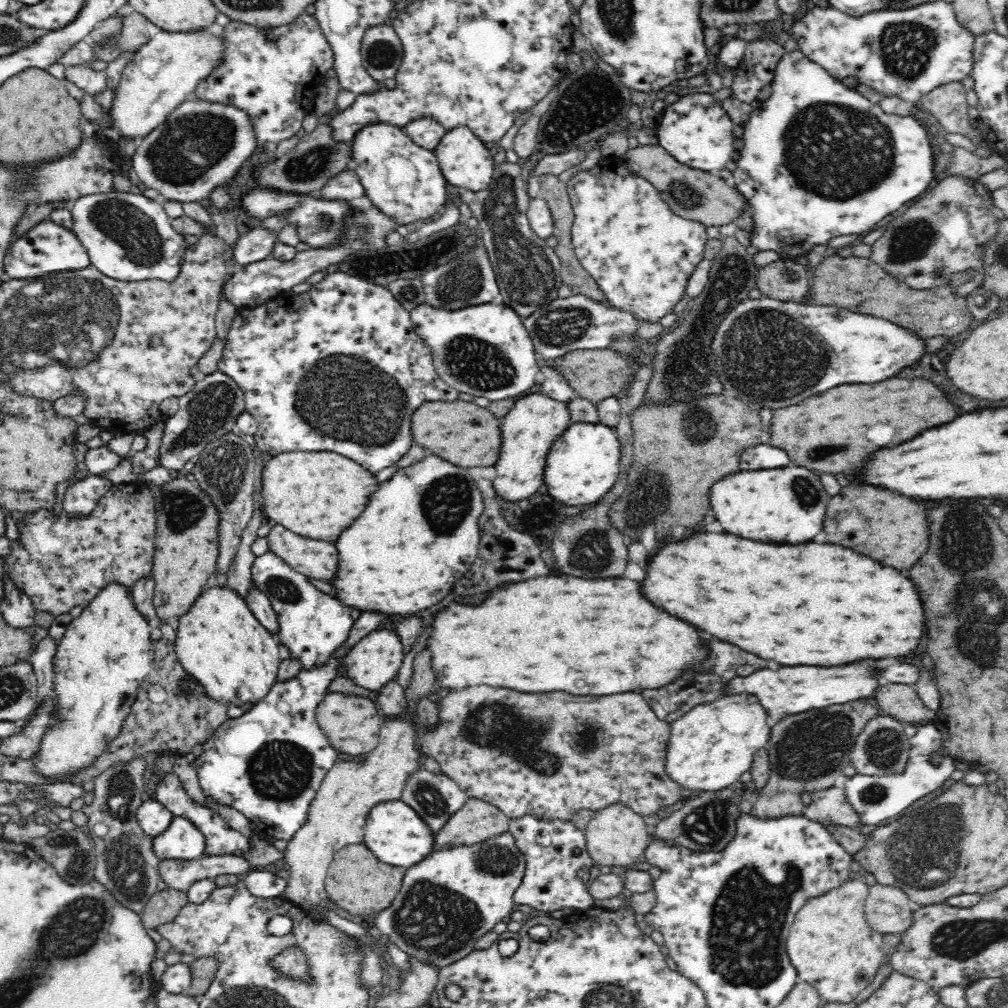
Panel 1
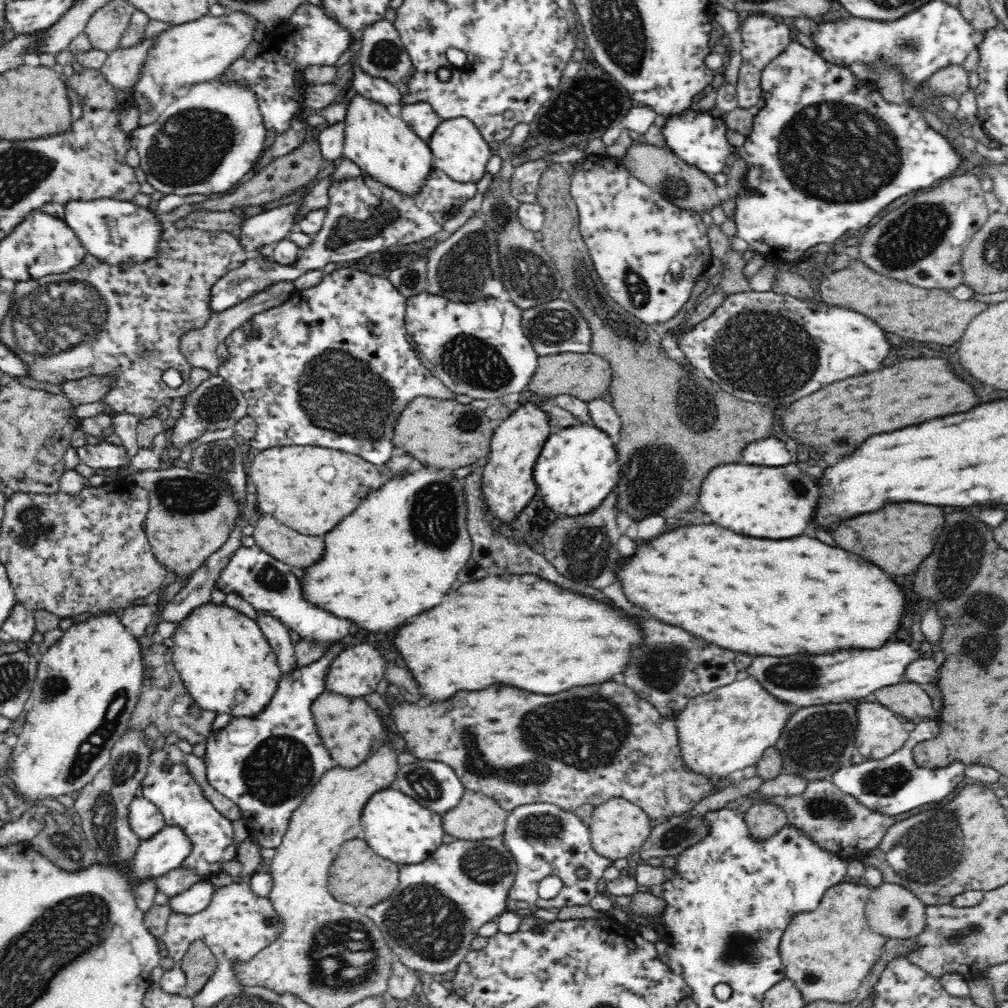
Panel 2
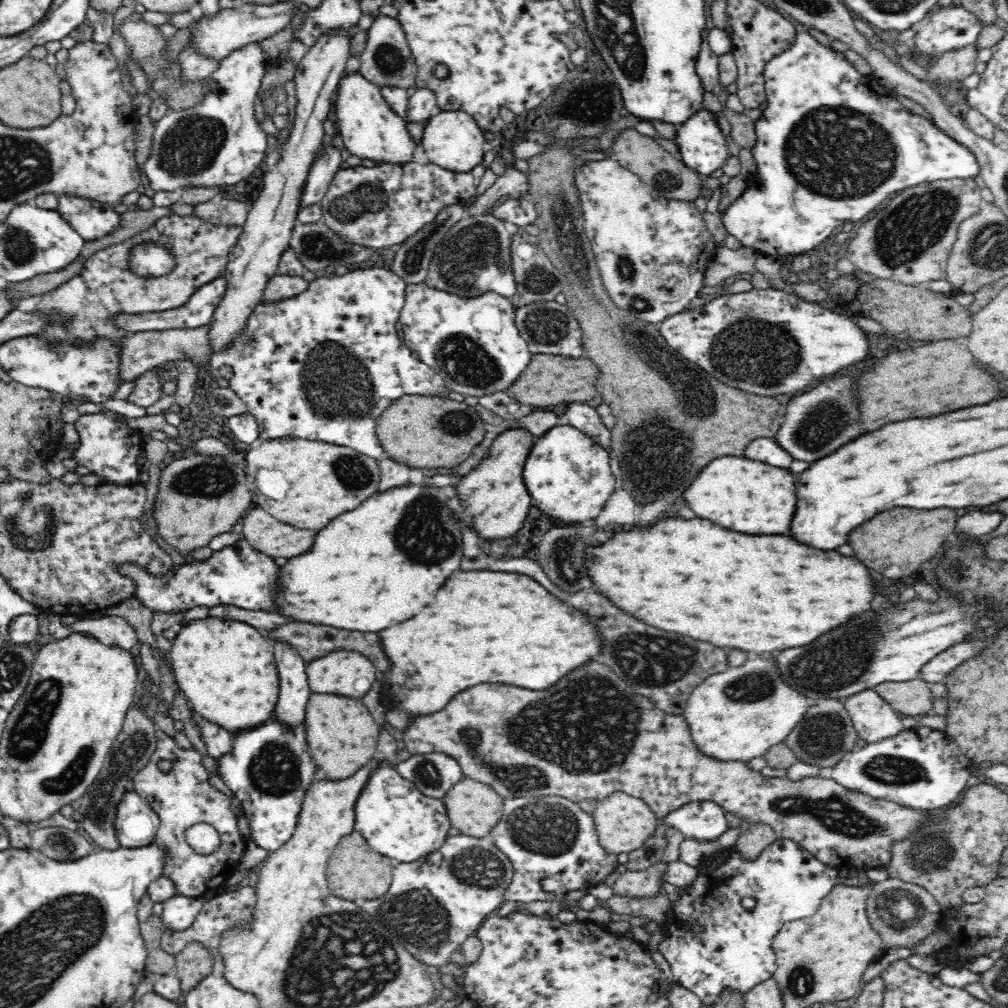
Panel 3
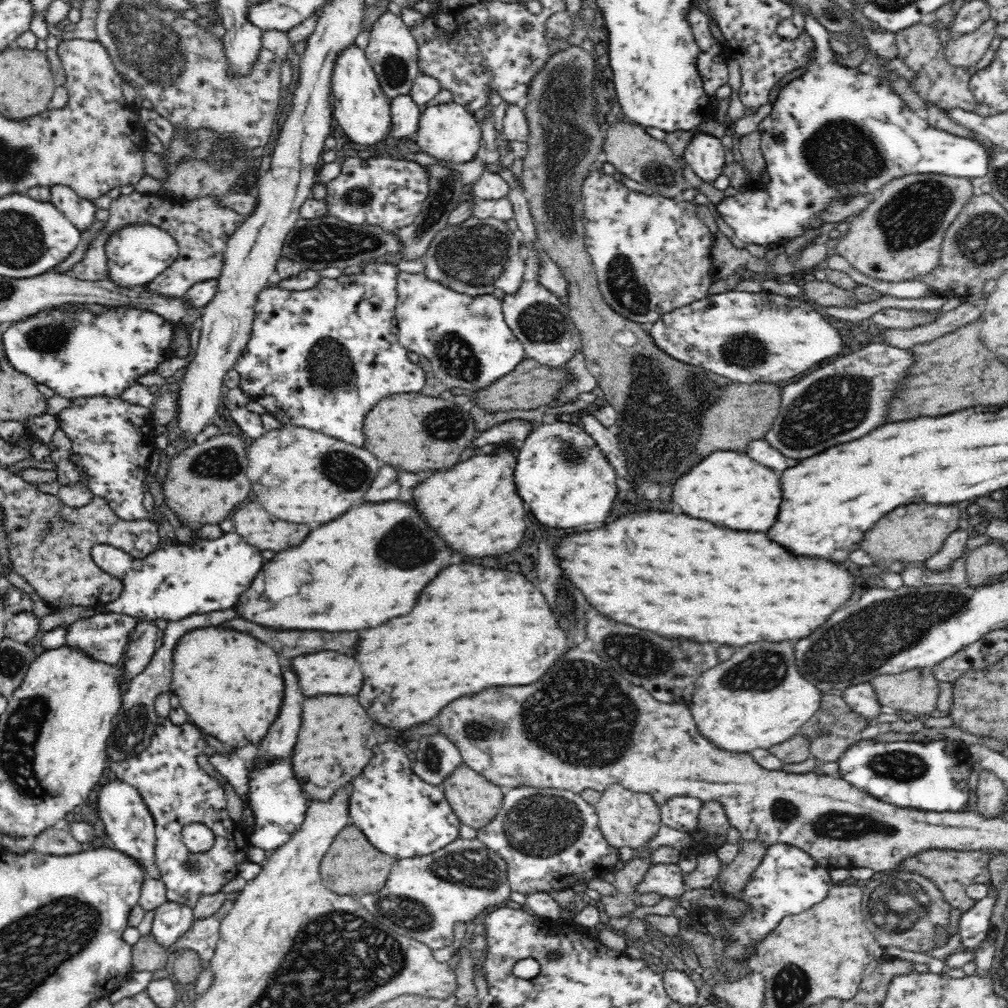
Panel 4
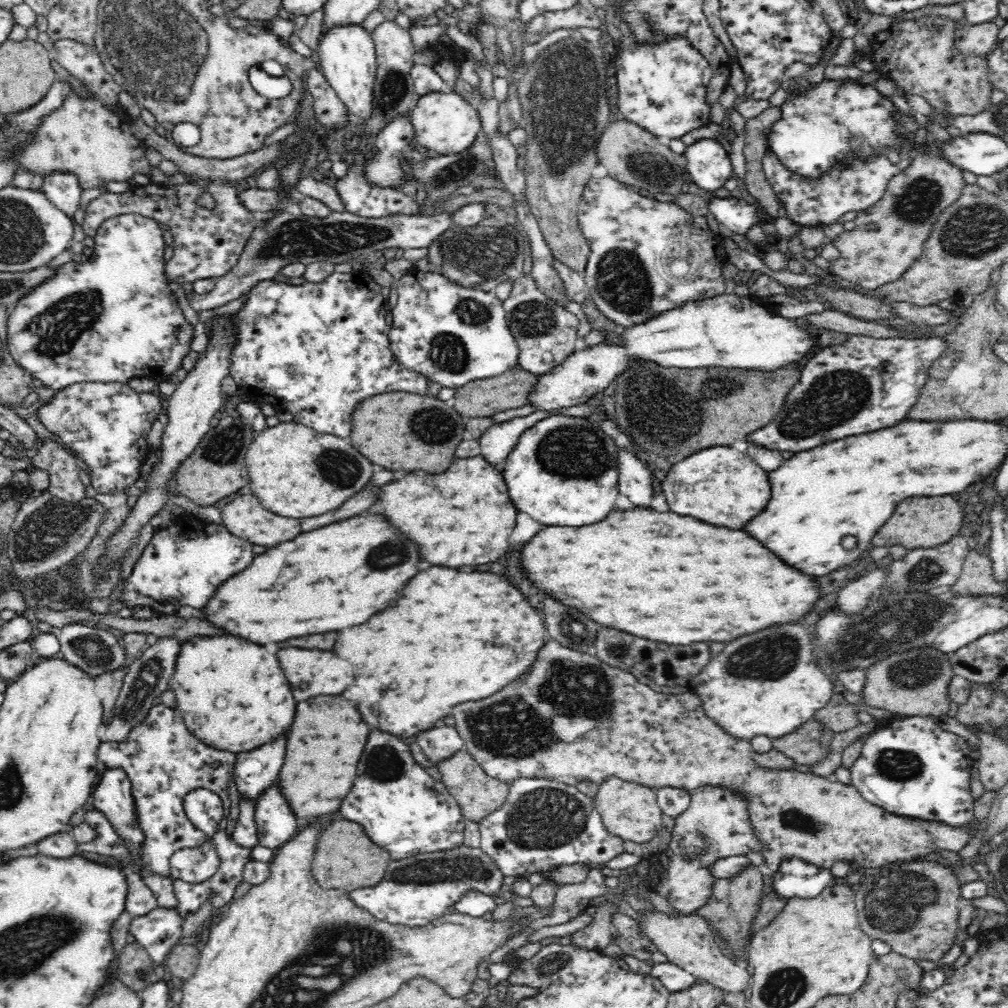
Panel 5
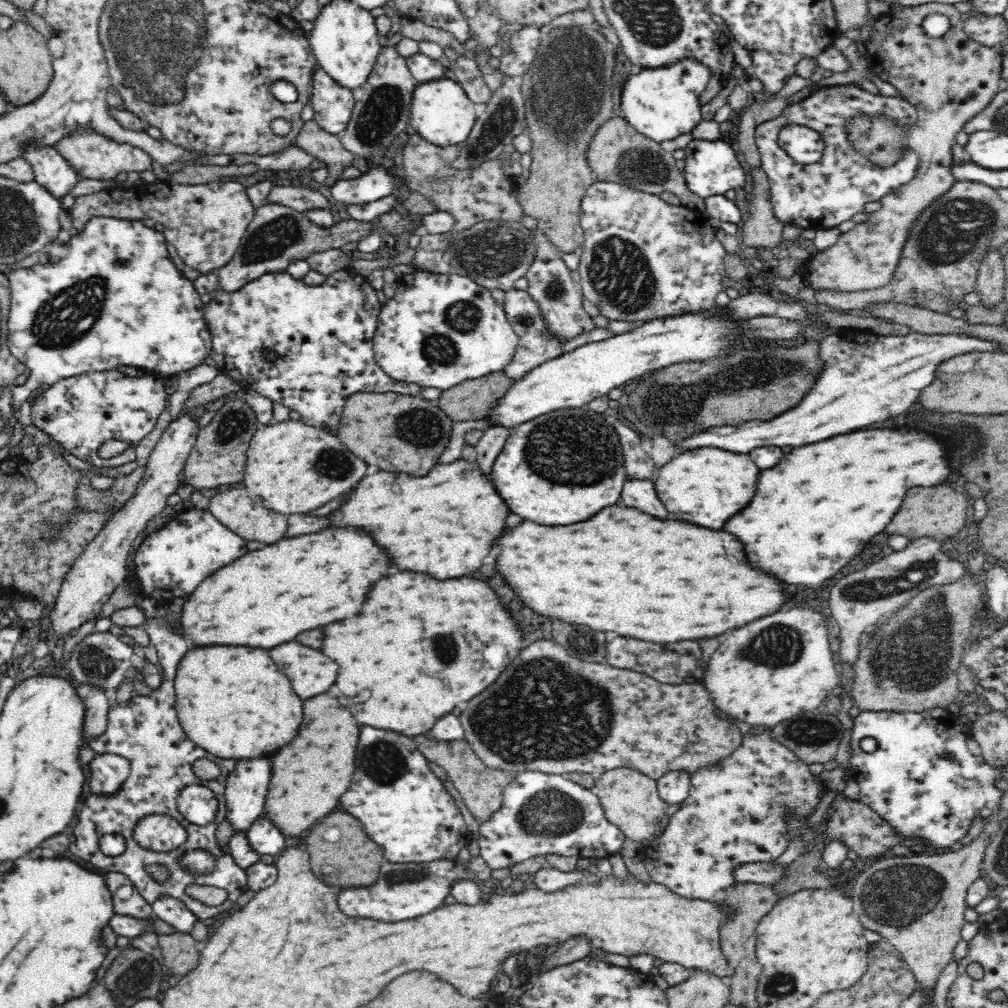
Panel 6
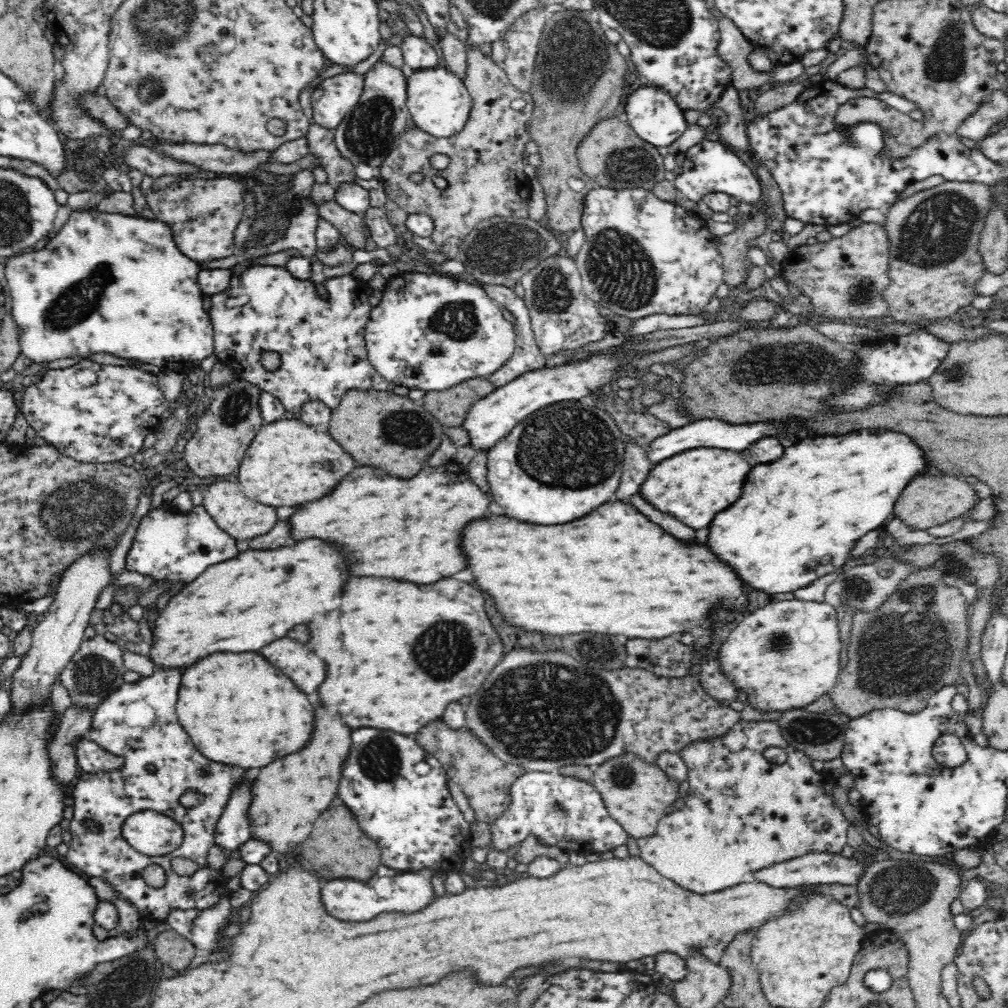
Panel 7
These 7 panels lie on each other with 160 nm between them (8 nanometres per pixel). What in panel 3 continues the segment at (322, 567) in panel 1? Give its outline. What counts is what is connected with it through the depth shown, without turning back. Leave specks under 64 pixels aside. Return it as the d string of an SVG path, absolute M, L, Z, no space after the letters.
M255 505L243 516L243 536L256 549L273 559L294 558L308 552L314 544L314 530L298 530L278 522Z

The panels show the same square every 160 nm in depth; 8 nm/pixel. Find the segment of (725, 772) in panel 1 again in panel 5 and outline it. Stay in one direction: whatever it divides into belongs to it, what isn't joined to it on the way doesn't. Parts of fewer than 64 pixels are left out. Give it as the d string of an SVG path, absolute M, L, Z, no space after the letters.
M802 622L742 636L726 644L724 652L710 660L710 664L696 676L694 684L707 718L714 720L734 739L746 741L751 741L754 736L764 735L772 740L793 733L813 719L815 712L824 708L834 694L833 679L826 676L814 660L810 634L804 632Z

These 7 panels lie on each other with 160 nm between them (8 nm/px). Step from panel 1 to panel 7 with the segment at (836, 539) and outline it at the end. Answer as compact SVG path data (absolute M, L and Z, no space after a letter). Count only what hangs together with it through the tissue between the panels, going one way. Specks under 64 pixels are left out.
M916 476L894 506L894 514L912 530L927 530L957 517L966 518L978 502L976 491L958 476Z

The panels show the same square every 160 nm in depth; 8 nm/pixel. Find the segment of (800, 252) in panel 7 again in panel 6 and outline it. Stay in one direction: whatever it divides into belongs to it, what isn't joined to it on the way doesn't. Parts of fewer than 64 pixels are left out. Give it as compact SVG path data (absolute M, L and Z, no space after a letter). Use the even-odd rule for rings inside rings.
M930 3L905 7L902 12L888 12L874 24L865 43L868 70L880 80L893 84L898 95L916 108L919 117L907 133L903 129L894 129L892 121L886 117L856 117L847 126L849 139L863 157L883 167L896 163L901 158L902 146L909 146L907 150L918 155L918 170L910 182L900 184L879 200L879 210L842 233L832 248L820 251L810 258L803 270L799 270L806 284L813 289L854 292L888 284L918 217L934 201L950 192L958 181L951 173L954 165L950 148L964 124L985 110L999 94L1002 68L1002 47L988 48L966 37L960 16L962 13L953 5ZM929 14L948 16L951 28L946 36L929 38L924 34L922 22Z

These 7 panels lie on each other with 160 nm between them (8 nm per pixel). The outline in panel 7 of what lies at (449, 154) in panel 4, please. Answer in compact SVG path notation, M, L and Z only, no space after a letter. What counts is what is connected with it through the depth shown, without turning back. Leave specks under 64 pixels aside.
M444 67L414 71L407 77L407 108L412 123L436 138L448 138L462 132L470 118L473 101L465 84Z

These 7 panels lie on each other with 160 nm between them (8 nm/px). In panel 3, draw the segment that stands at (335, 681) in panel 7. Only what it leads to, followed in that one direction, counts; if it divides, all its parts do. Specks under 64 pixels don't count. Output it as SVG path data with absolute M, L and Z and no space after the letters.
M454 572L438 592L438 598L428 608L408 622L390 626L380 632L386 654L392 660L390 676L384 678L384 706L404 708L412 715L432 715L446 706L458 692L482 684L500 682L530 690L546 690L572 670L588 664L600 654L602 636L598 628L586 620L586 614L564 606L544 586L524 574L512 572Z

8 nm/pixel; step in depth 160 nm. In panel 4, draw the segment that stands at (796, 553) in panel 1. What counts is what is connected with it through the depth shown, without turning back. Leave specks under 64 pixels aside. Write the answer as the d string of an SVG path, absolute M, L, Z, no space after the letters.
M640 512L640 514L630 514L624 518L618 518L616 522L590 530L590 532L582 532L582 534L574 534L570 536L570 540L564 540L556 552L560 558L564 558L562 568L566 570L566 574L570 576L570 580L584 592L586 600L604 616L616 620L616 622L624 622L630 624L634 628L642 628L642 630L650 630L656 632L660 636L672 638L672 640L694 640L694 642L718 642L718 644L726 644L726 646L746 646L746 644L754 644L754 642L784 642L784 640L794 640L794 638L806 638L810 636L818 626L822 626L836 610L840 610L852 596L852 588L854 588L854 576L842 566L842 564L834 564L830 560L822 560L822 558L810 558L810 556L796 556L792 552L788 552L786 548L782 548L780 544L772 542L764 532L736 532L736 530L728 530L728 528L718 528L716 524L710 524L706 520L698 520L698 518L690 518L686 514L670 514L670 512Z

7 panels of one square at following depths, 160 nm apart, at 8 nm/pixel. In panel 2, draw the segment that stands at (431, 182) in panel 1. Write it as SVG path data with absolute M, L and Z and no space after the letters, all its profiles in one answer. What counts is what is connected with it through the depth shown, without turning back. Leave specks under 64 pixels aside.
M350 93L346 116L343 158L355 162L362 172L370 175L382 187L402 195L417 197L425 187L433 168L433 154L424 142L401 118L392 117L385 106Z

